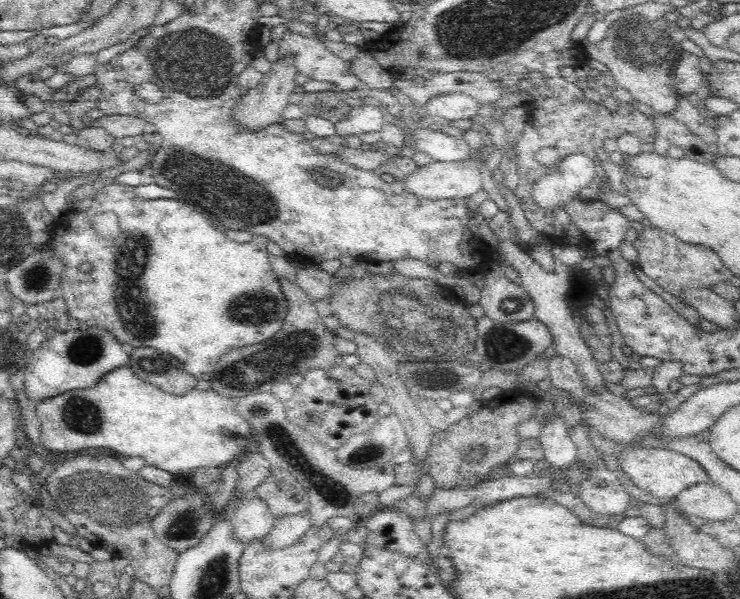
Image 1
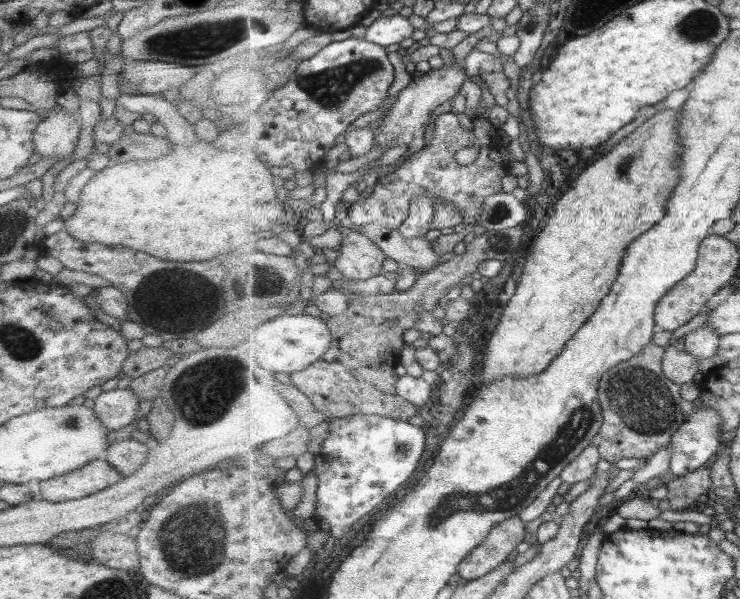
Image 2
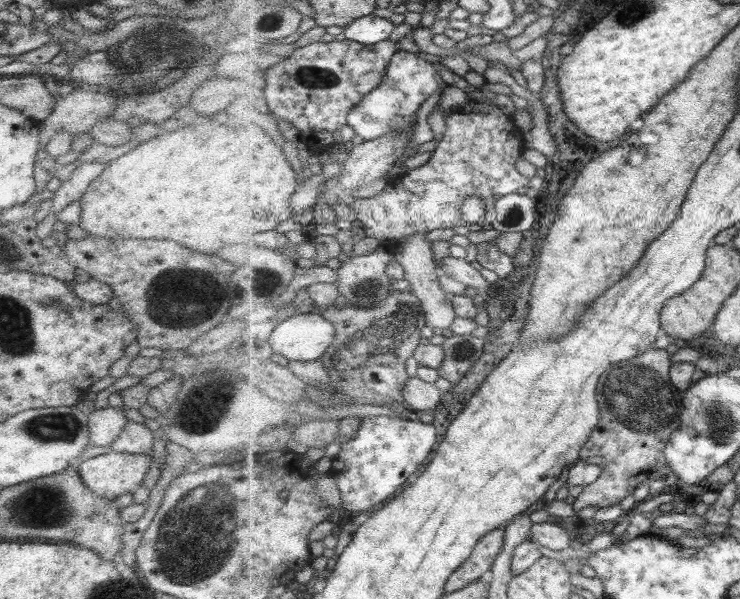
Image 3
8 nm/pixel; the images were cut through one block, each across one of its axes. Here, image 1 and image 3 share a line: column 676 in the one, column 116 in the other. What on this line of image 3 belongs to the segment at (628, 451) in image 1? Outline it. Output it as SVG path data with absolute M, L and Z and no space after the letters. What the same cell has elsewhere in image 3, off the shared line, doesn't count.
M112 450L75 463L85 489L105 500L113 495L133 493L149 468L149 454L129 454Z

